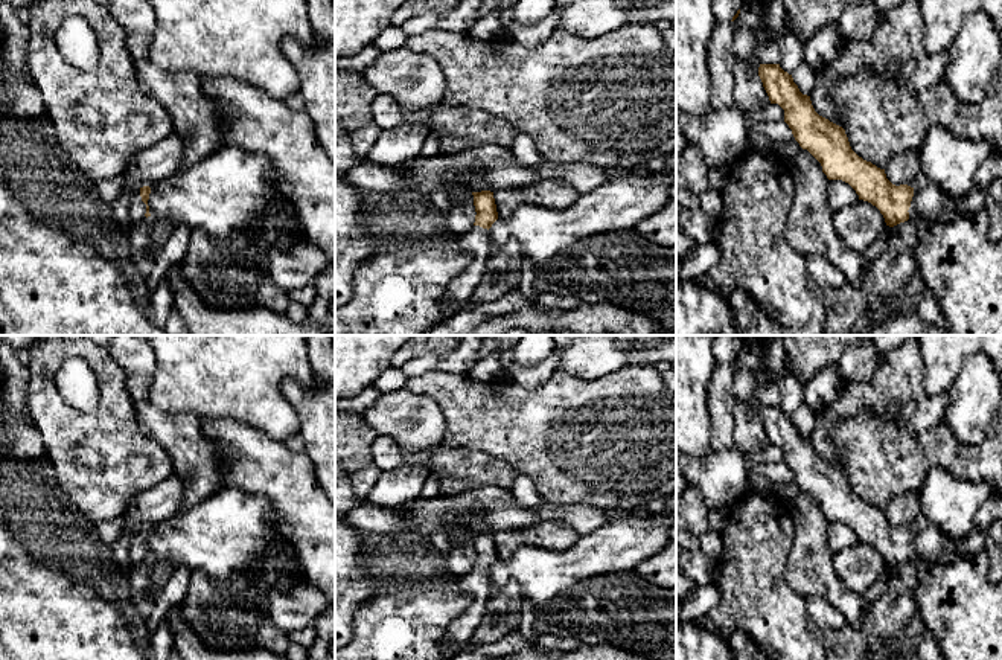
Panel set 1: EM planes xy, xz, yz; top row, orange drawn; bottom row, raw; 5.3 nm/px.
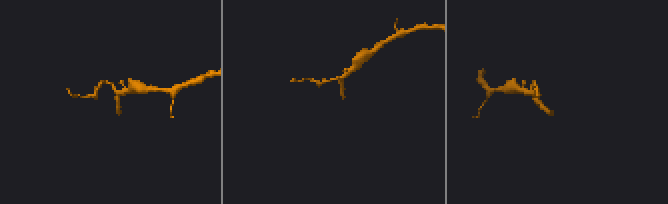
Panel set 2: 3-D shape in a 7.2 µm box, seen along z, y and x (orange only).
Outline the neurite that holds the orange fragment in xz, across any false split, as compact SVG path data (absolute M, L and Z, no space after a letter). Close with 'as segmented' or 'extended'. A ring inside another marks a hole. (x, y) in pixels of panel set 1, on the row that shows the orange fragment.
M472 192L475 206L474 227L463 236L458 236L458 247L474 253L474 261L458 274L446 288L445 302L451 308L466 305L480 284L484 273L495 262L493 245L489 238L489 229L498 219L493 192Z; extended

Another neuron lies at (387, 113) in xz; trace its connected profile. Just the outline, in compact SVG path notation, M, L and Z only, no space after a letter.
M379 93L372 104L373 123L381 130L393 128L404 123L423 123L429 122L428 110L405 110L390 95Z

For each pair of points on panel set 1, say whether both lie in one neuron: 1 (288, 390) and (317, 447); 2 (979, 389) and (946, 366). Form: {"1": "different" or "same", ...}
{"1": "same", "2": "different"}

